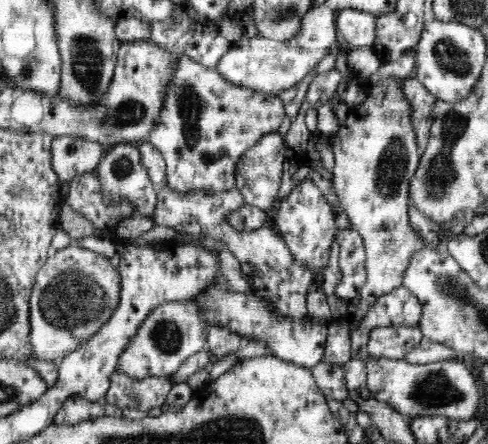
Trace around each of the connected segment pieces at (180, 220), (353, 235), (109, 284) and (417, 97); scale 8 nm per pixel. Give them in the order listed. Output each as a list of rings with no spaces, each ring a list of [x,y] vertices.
[[[165,183],[159,188],[157,192],[157,203],[156,210],[154,210],[154,216],[152,220],[154,224],[160,226],[168,226],[168,228],[174,228],[178,232],[186,232],[193,235],[210,236],[214,239],[220,239],[222,235],[227,234],[230,230],[229,218],[227,216],[240,206],[244,206],[243,194],[234,187],[232,190],[227,191],[210,191],[210,189],[192,189],[191,191],[178,191],[178,189],[170,189],[168,183]]]
[[[352,228],[340,229],[335,234],[335,242],[339,245],[337,262],[342,278],[334,293],[338,297],[351,299],[360,294],[367,279],[363,238]]]
[[[75,242],[68,245],[64,249],[52,251],[51,255],[46,259],[44,266],[37,272],[35,276],[35,283],[32,287],[29,296],[29,330],[28,330],[28,346],[37,360],[44,360],[46,362],[60,363],[61,360],[76,350],[84,341],[87,341],[108,319],[112,316],[113,310],[116,310],[117,302],[119,301],[119,294],[121,293],[120,275],[118,274],[118,267],[116,268],[112,263],[112,259],[99,255],[89,249],[80,247]]]
[[[415,75],[406,78],[402,82],[402,87],[404,96],[411,106],[411,121],[415,130],[418,152],[422,155],[428,144],[432,122],[431,108],[436,98],[425,89]]]

